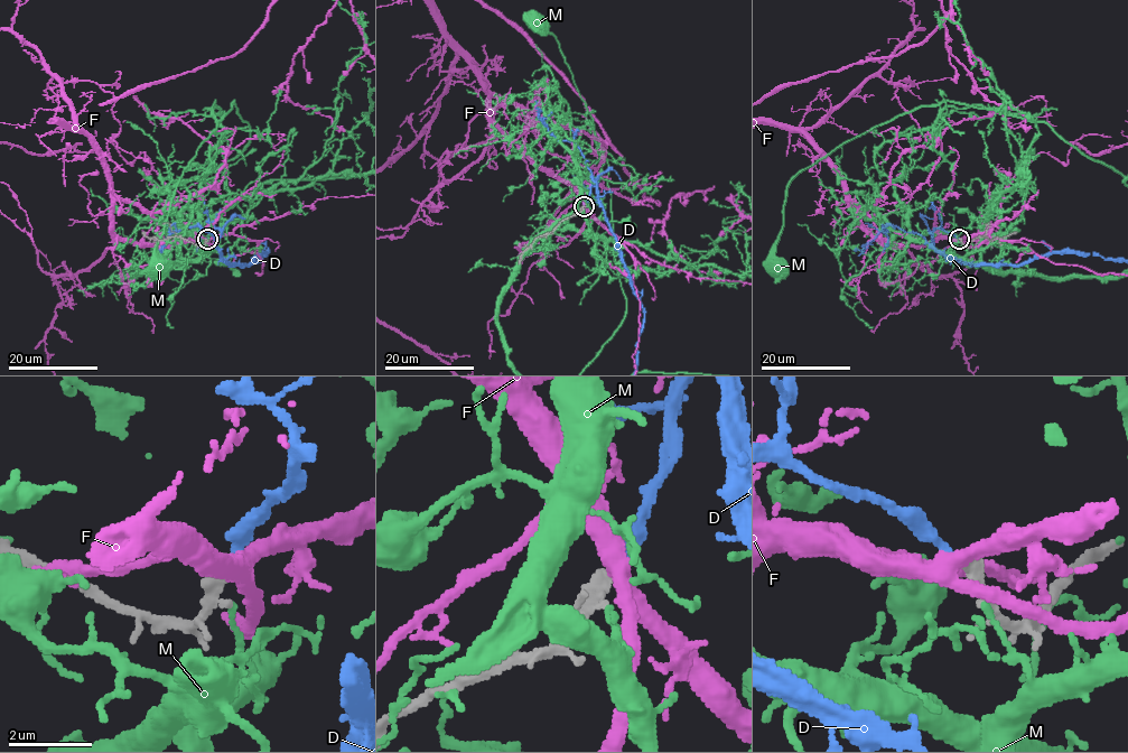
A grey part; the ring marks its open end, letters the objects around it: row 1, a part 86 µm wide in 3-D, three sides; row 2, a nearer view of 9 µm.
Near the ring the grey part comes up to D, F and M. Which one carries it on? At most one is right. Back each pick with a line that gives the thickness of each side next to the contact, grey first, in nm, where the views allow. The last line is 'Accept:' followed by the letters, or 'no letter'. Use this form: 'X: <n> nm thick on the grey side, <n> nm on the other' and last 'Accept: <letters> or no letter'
D: 480 nm thick on the grey side, 320 nm on the other
Accept: D

